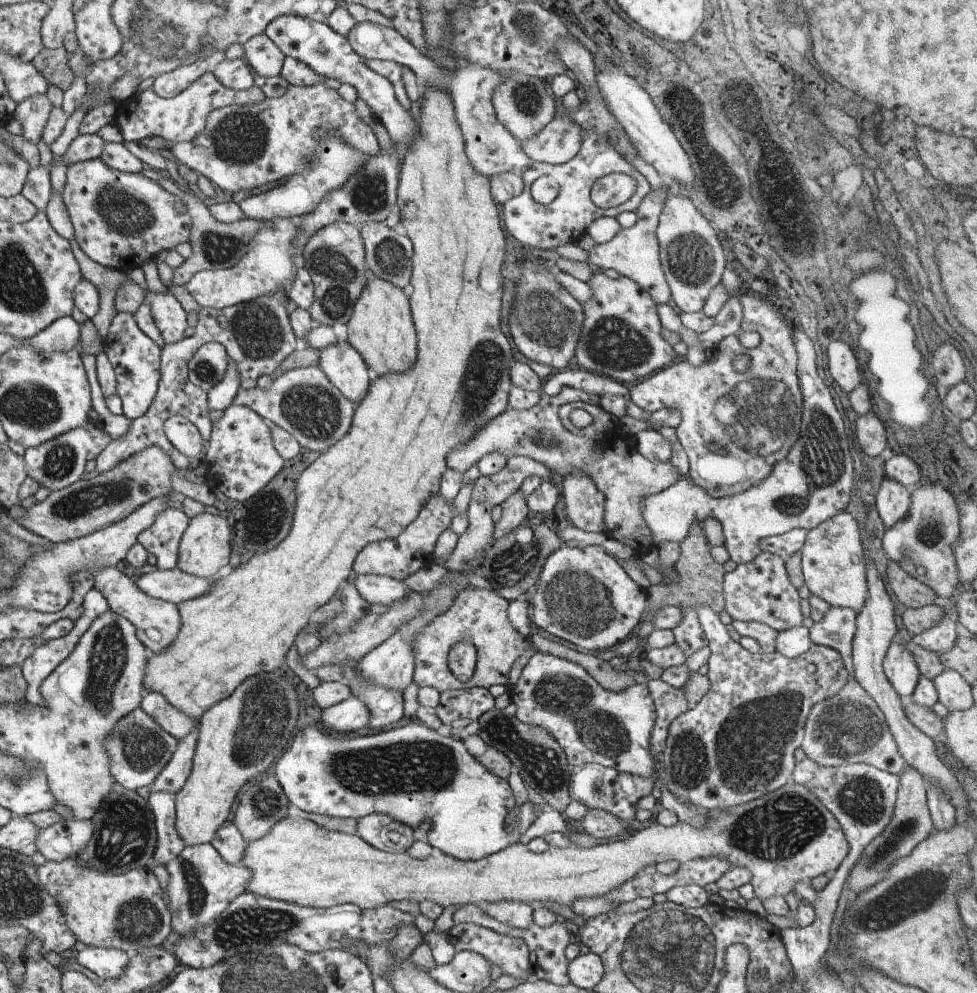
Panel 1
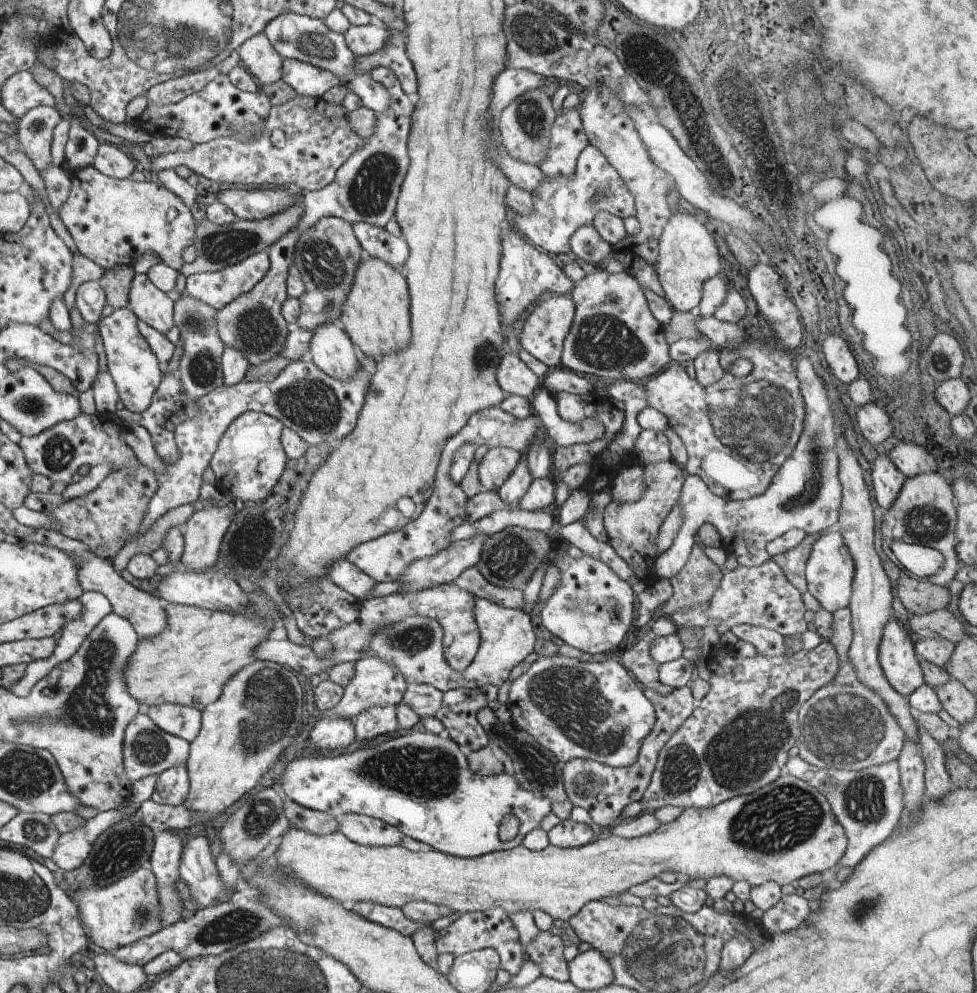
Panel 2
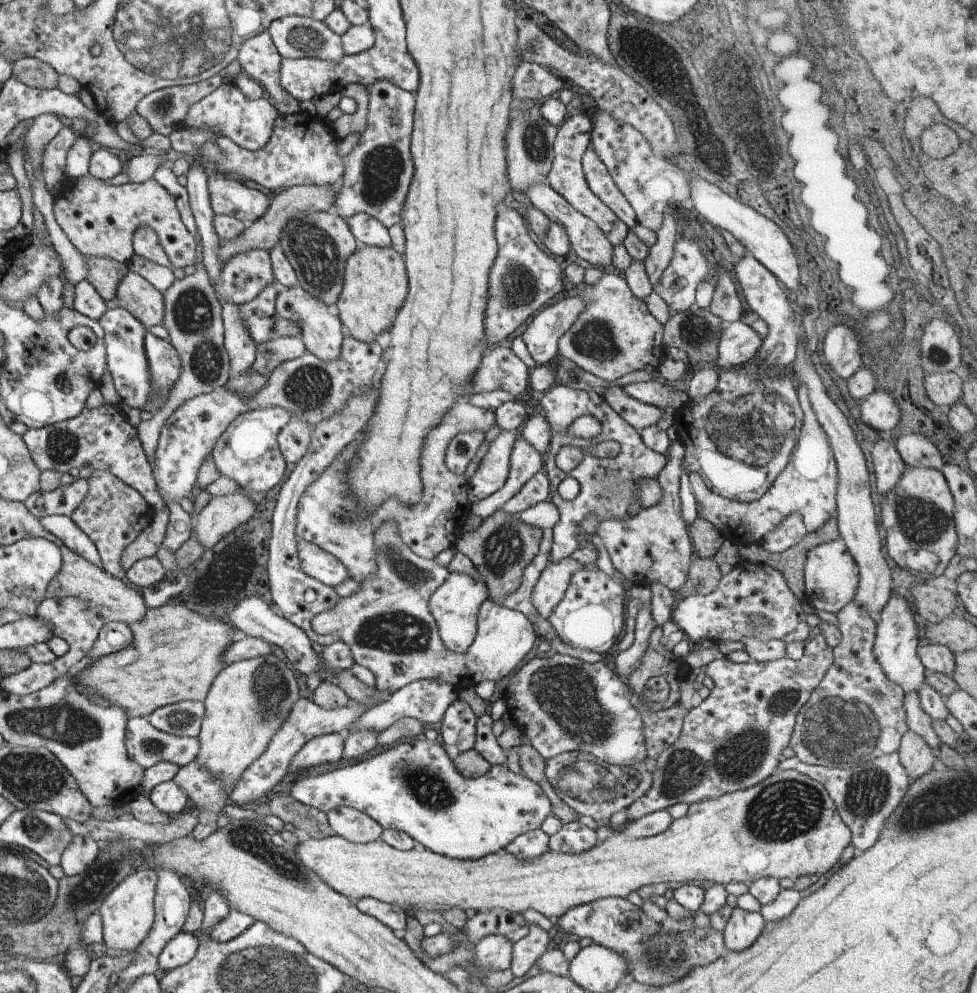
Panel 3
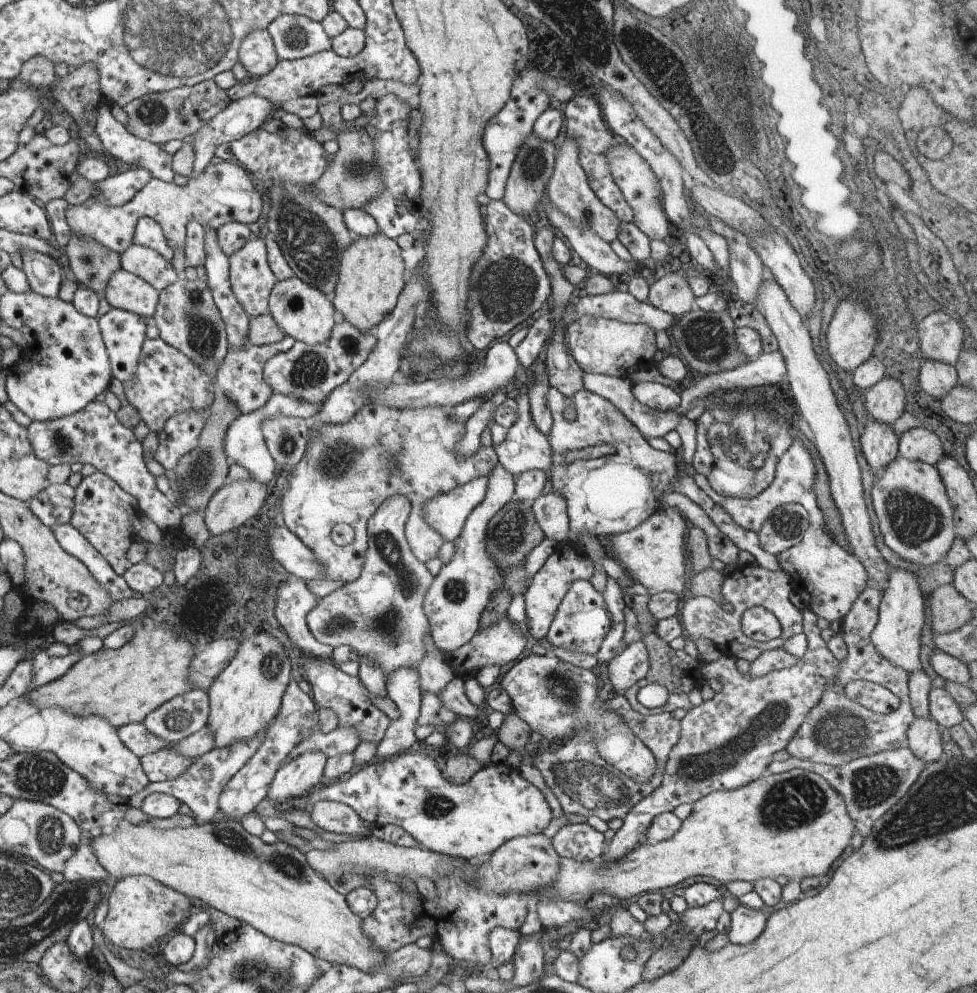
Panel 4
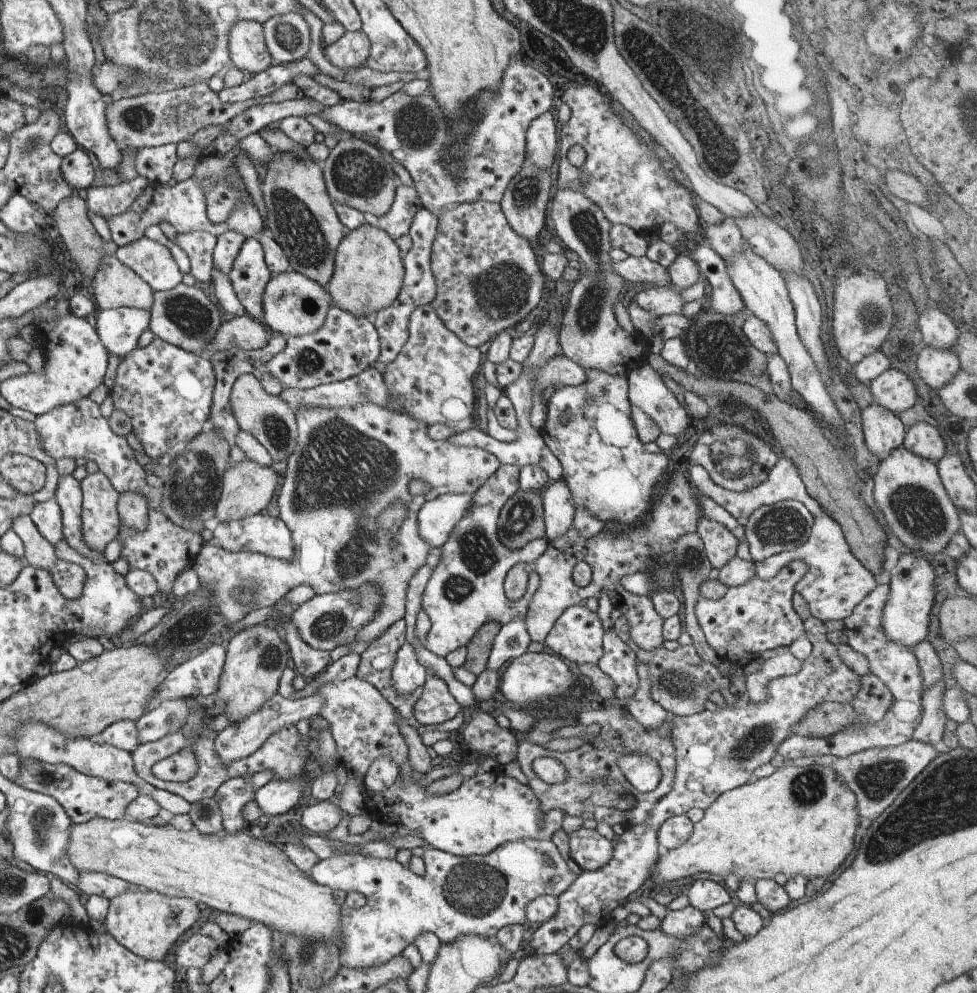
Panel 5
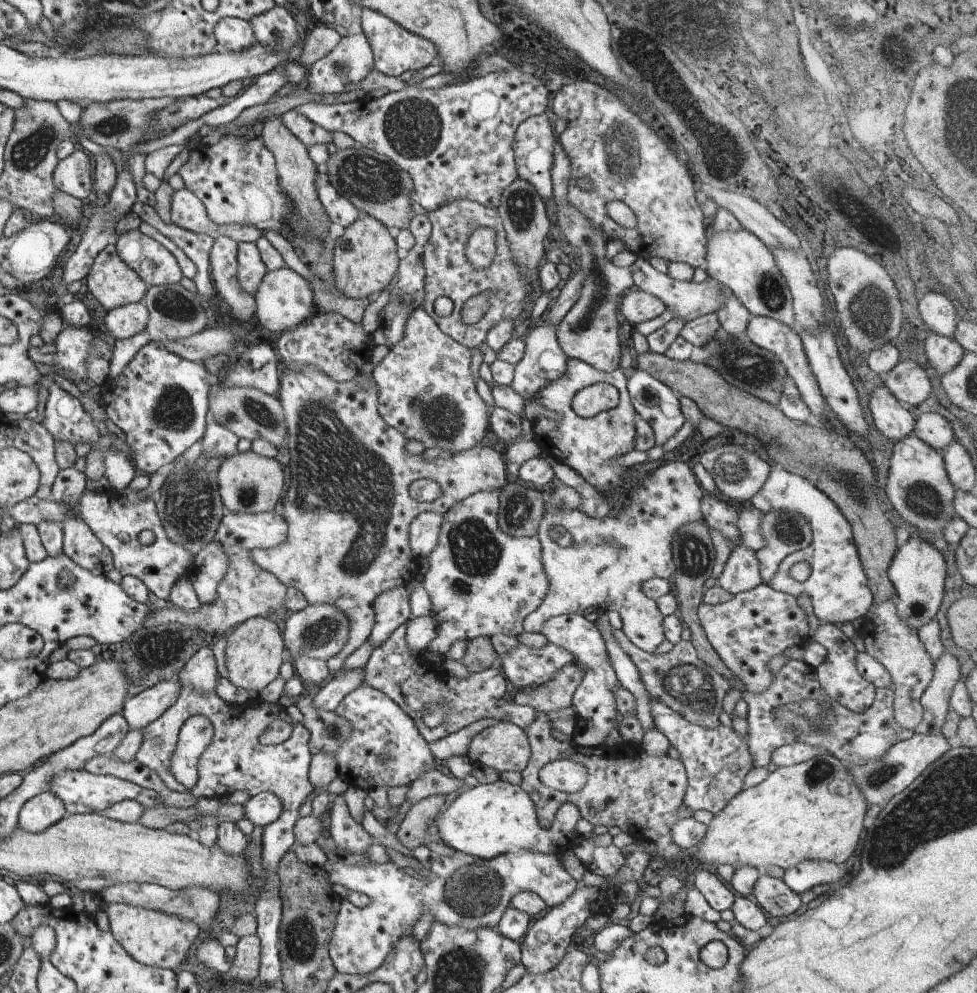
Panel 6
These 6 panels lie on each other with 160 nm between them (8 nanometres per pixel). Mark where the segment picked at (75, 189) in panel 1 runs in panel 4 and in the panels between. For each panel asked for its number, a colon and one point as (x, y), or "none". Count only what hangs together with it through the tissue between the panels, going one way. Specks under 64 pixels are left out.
2: (113, 221)
3: (100, 220)
4: (223, 193)

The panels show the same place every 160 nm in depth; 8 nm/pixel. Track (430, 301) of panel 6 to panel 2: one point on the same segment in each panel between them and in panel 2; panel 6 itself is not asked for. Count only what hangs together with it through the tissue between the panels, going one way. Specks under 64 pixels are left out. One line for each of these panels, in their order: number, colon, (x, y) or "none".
2: (524, 273)
3: (522, 278)
4: (508, 283)
5: (487, 278)

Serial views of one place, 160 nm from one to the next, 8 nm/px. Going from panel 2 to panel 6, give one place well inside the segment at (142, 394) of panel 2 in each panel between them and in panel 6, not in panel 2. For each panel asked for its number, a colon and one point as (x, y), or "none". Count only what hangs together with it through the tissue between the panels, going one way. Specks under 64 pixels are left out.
3: (125, 335)
4: (124, 334)
5: (120, 328)
6: (126, 321)

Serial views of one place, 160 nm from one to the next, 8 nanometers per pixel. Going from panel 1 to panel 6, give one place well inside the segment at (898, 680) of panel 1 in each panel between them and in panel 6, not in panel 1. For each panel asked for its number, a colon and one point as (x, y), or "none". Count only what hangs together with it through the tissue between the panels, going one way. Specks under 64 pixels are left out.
2: (897, 656)
3: (895, 645)
4: (897, 633)
5: (906, 616)
6: (918, 570)

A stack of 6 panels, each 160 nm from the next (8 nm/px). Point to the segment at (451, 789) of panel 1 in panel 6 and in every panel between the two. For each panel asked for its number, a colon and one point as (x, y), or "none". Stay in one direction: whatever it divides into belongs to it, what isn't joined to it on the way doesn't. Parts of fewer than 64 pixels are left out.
2: (421, 784)
3: (414, 787)
4: (470, 821)
5: (488, 810)
6: (488, 820)

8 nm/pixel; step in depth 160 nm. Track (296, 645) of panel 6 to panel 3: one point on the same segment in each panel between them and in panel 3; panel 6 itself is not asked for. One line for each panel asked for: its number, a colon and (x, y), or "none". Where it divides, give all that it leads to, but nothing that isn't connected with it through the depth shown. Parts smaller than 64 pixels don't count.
3: (387, 625)
4: (380, 614)
5: (326, 621)

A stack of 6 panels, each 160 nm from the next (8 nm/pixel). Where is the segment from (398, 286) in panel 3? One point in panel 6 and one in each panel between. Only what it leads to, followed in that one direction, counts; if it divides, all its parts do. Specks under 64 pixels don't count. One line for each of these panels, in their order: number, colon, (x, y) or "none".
4: (371, 274)
5: (368, 271)
6: (365, 260)

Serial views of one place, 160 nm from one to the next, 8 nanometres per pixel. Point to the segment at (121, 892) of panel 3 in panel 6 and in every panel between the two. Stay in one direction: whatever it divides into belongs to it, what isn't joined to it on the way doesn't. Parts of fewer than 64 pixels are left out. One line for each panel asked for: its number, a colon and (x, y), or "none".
4: (141, 912)
5: (148, 923)
6: (151, 937)

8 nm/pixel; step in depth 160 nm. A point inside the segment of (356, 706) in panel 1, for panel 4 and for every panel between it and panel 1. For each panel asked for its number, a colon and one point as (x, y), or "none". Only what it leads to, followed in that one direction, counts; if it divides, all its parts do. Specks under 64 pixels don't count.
2: (338, 733)
3: (327, 748)
4: (300, 776)

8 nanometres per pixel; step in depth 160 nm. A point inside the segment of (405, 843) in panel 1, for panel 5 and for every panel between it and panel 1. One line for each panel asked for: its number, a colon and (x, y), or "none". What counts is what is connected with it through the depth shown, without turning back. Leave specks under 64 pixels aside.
2: (362, 829)
3: (351, 824)
4: (335, 817)
5: (322, 817)

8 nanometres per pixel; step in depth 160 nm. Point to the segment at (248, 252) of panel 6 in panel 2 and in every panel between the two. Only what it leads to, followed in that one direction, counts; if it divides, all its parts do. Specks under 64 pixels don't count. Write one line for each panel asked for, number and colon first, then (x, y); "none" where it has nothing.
2: (219, 288)
3: (245, 275)
4: (252, 278)
5: (250, 274)

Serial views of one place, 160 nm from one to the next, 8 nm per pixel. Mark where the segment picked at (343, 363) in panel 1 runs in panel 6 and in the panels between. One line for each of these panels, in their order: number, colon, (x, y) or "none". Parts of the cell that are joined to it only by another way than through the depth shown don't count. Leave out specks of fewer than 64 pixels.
2: (332, 350)
3: (321, 333)
4: (303, 312)
5: (294, 305)
6: (284, 300)

